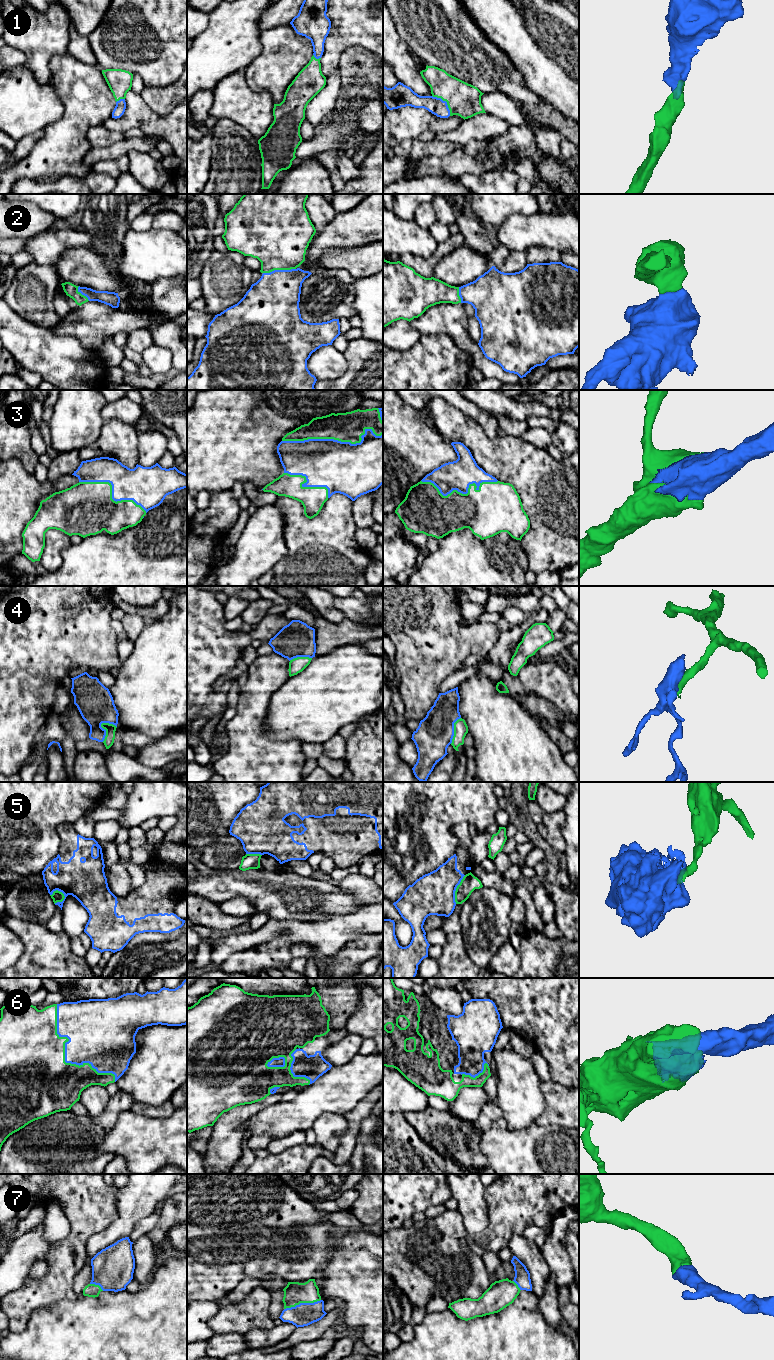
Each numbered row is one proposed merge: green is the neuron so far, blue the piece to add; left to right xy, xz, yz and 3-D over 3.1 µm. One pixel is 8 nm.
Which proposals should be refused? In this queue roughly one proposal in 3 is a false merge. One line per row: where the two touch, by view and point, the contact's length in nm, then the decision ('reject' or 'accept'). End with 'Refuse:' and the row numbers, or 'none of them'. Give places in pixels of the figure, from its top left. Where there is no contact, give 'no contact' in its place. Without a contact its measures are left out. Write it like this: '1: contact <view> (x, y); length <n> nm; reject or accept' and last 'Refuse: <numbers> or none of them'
1: contact yz (446, 101); length 220 nm; accept
2: contact xz (279, 269); length 260 nm; accept
3: contact xz (335, 439); length 800 nm; accept
4: contact xy (101, 726); length 170 nm; reject
5: contact xy (57, 890); length 130 nm; reject
6: contact xy (64, 1058); length 800 nm; accept
7: contact xz (302, 1302); length 300 nm; accept
Refuse: 4, 5

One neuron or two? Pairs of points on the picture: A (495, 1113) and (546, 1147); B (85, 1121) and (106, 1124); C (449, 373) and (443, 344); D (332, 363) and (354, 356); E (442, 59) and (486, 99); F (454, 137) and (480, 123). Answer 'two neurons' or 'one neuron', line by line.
A: two neurons
B: two neurons
C: one neuron
D: two neurons
E: two neurons
F: one neuron

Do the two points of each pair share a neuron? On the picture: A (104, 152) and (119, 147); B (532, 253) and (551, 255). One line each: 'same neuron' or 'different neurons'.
A: same neuron
B: same neuron

